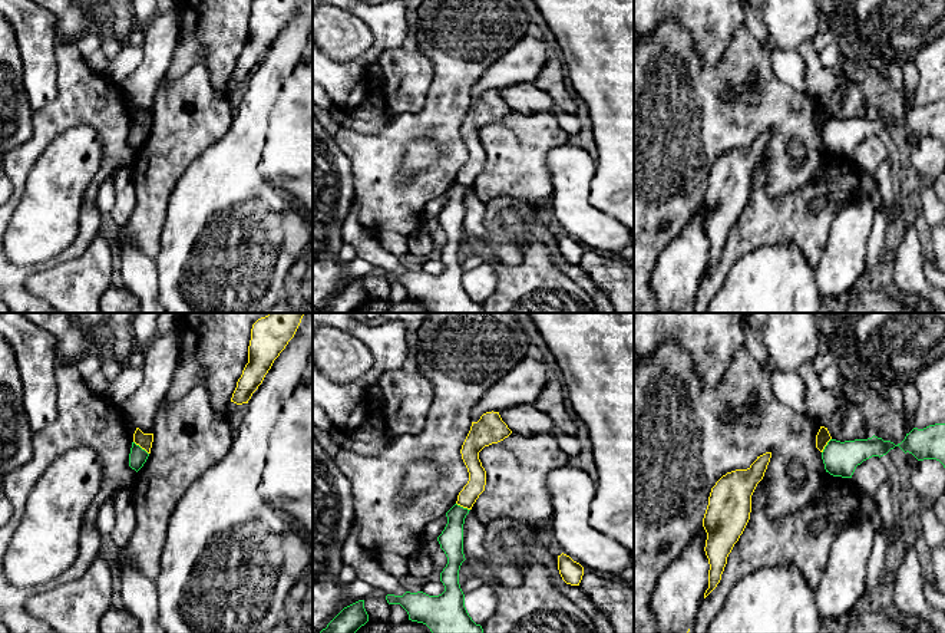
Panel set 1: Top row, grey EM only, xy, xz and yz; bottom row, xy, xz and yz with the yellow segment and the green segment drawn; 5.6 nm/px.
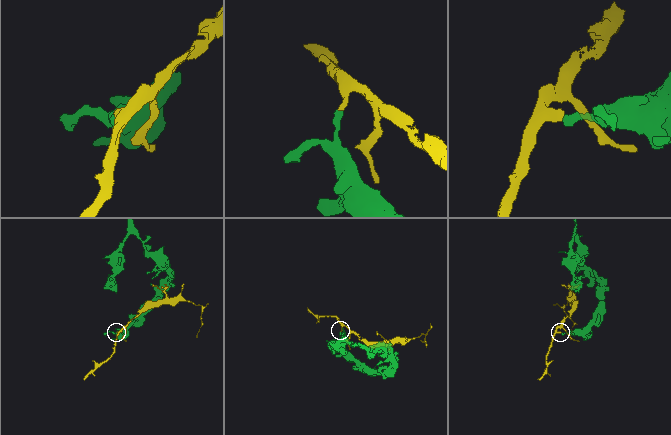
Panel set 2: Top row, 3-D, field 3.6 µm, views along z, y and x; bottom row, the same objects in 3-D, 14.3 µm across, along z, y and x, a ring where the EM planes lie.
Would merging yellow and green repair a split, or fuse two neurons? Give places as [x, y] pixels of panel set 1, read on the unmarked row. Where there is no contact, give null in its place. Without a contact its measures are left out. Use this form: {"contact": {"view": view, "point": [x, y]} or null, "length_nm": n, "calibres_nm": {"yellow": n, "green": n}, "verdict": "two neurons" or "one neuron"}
{"contact": {"view": "xy", "point": [141, 125]}, "length_nm": 120, "calibres_nm": {"yellow": 80, "green": 100}, "verdict": "two neurons"}

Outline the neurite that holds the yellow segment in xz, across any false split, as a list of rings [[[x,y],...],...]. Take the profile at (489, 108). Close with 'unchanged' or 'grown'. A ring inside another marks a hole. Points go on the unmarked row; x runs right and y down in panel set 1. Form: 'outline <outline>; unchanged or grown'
outline [[[486,90],[478,100],[472,100],[460,128],[462,138],[469,151],[469,159],[457,174],[457,184],[472,188],[479,174],[485,169],[486,149],[479,138],[479,131],[485,125],[503,119],[511,112],[512,109],[502,99],[499,90]]]; unchanged

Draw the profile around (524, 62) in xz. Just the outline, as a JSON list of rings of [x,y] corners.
[[[523,36],[480,76],[472,90],[472,100],[478,100],[486,90],[500,90],[526,82],[533,83],[551,56],[551,46],[543,39]]]

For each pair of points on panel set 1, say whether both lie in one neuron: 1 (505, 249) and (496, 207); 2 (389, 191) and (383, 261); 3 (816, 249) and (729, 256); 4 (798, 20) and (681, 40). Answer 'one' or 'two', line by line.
1: one
2: two
3: one
4: two

